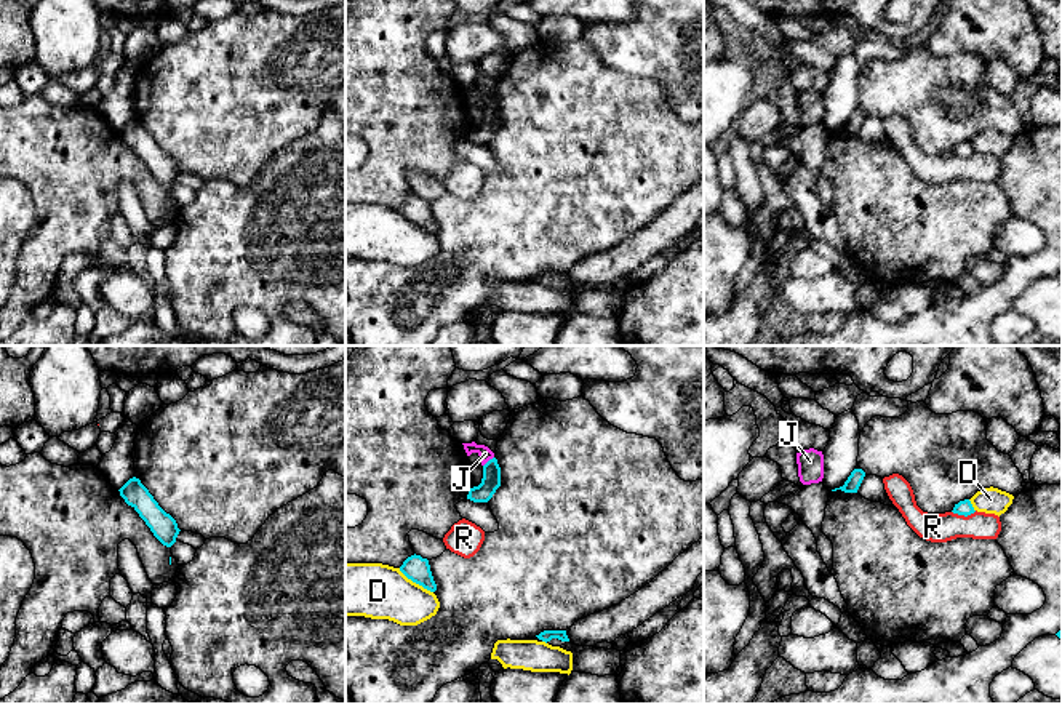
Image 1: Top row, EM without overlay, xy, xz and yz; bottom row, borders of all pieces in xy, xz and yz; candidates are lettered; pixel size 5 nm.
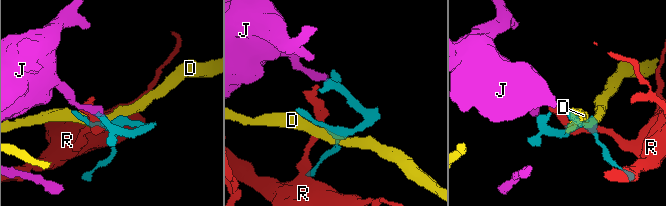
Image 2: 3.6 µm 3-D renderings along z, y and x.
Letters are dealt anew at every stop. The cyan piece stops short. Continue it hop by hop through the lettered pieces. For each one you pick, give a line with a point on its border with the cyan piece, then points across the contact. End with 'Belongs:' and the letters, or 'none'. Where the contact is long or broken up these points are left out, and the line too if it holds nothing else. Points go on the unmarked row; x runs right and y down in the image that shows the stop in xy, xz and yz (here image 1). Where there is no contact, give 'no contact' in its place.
Belongs: none

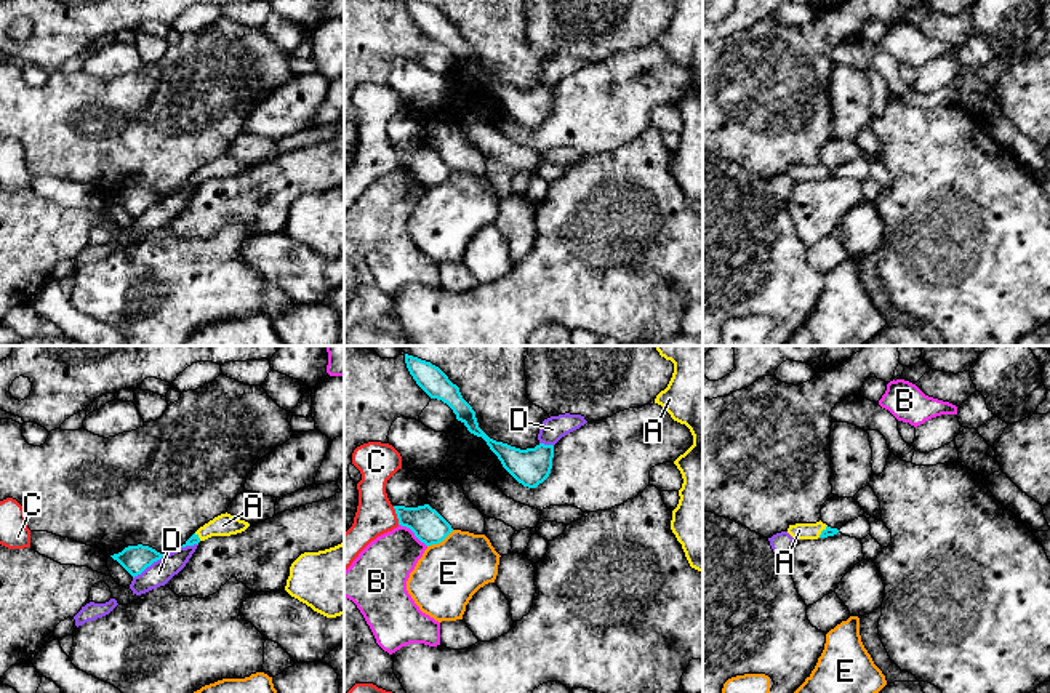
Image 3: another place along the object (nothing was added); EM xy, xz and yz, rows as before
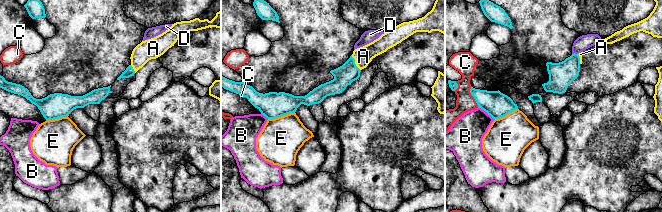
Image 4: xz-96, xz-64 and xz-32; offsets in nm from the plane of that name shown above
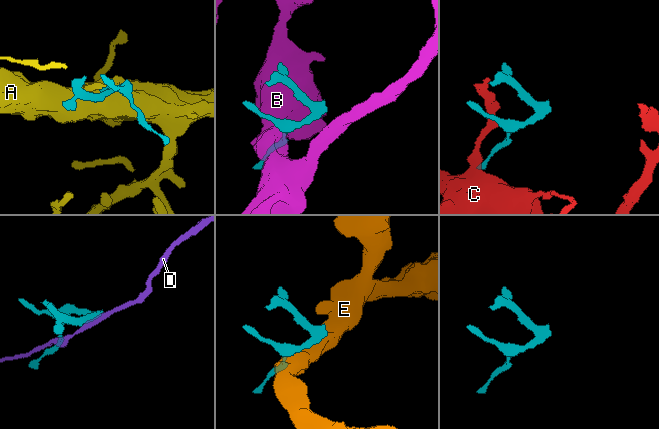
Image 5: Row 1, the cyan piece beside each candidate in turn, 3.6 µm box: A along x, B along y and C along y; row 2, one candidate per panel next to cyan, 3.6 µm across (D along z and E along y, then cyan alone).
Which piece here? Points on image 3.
A: yz (821, 173) | across yz (829, 173), (821, 173), (799, 172)
Belongs: A

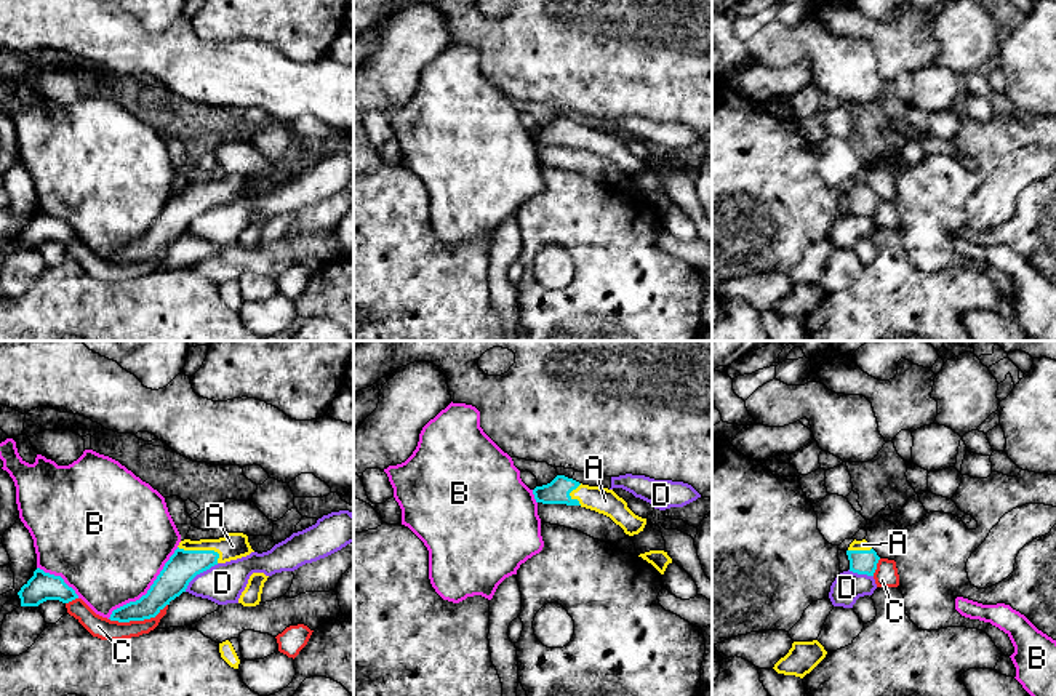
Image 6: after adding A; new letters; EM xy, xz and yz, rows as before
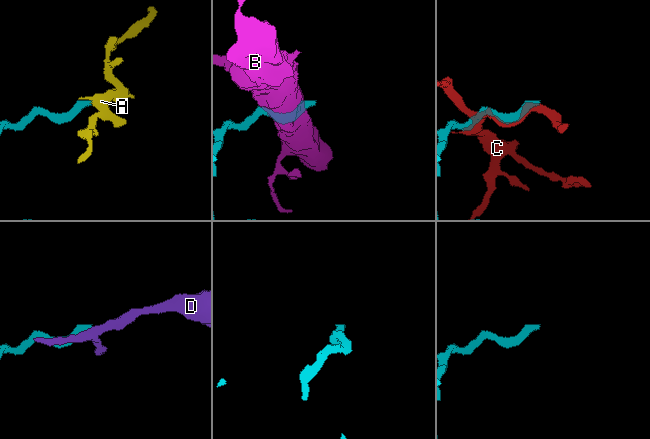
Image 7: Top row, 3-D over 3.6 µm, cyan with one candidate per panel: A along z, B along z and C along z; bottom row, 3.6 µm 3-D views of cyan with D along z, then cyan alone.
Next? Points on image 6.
A: xy (200, 192) | across xy (184, 207), (200, 192), (221, 192), (232, 188)
Belongs: A

